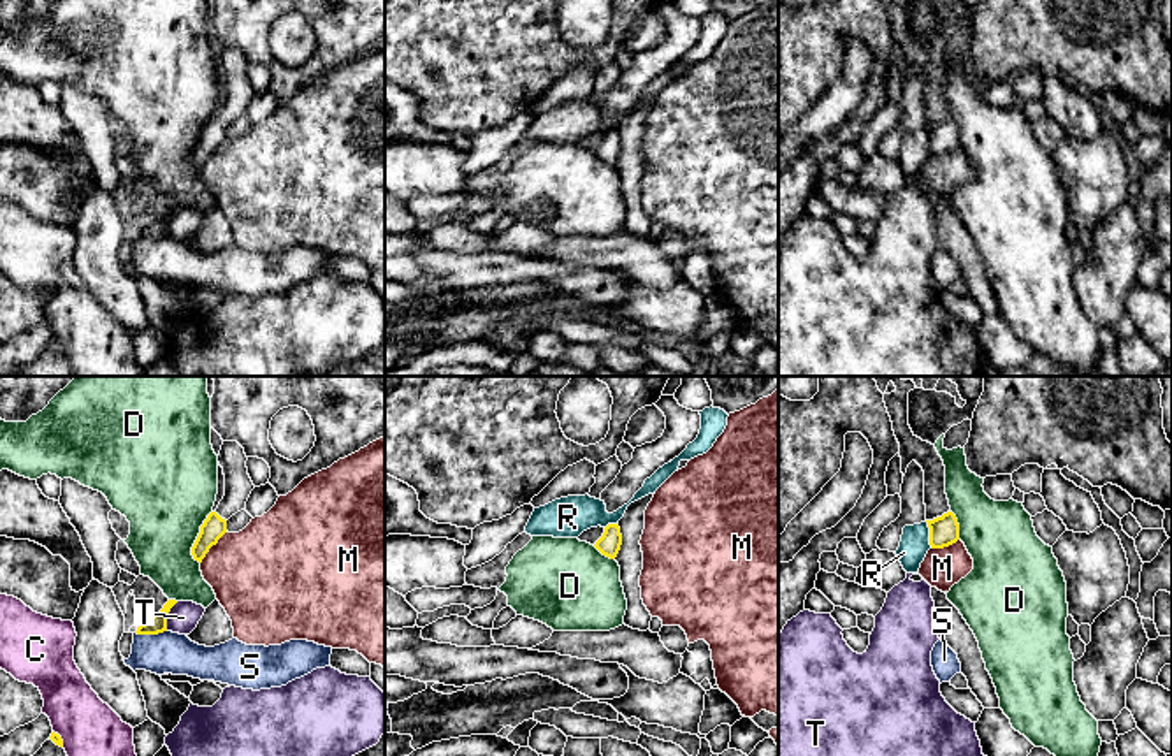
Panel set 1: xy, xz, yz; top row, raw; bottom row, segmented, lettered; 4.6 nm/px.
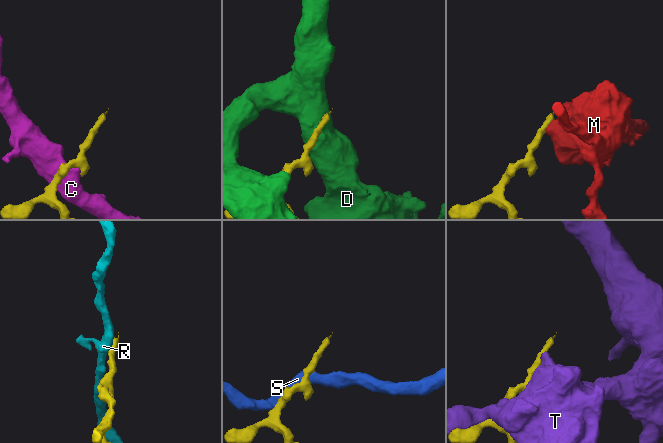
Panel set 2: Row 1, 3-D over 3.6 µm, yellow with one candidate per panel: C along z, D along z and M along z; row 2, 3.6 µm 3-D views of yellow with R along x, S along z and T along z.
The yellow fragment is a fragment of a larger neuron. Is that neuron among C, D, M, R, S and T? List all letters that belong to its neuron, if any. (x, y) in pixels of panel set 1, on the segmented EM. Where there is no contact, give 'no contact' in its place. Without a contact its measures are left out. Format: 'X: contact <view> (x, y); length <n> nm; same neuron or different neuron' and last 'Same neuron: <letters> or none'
C: contact xy (60, 739); length 90 nm; different neuron
D: contact xy (197, 537); length 260 nm; different neuron
M: contact xy (211, 545); length 200 nm; different neuron
R: contact yz (930, 535); length 130 nm; different neuron
S: contact xy (150, 633); length 140 nm; different neuron
T: contact xy (167, 614); length 150 nm; different neuron
Same neuron: none

